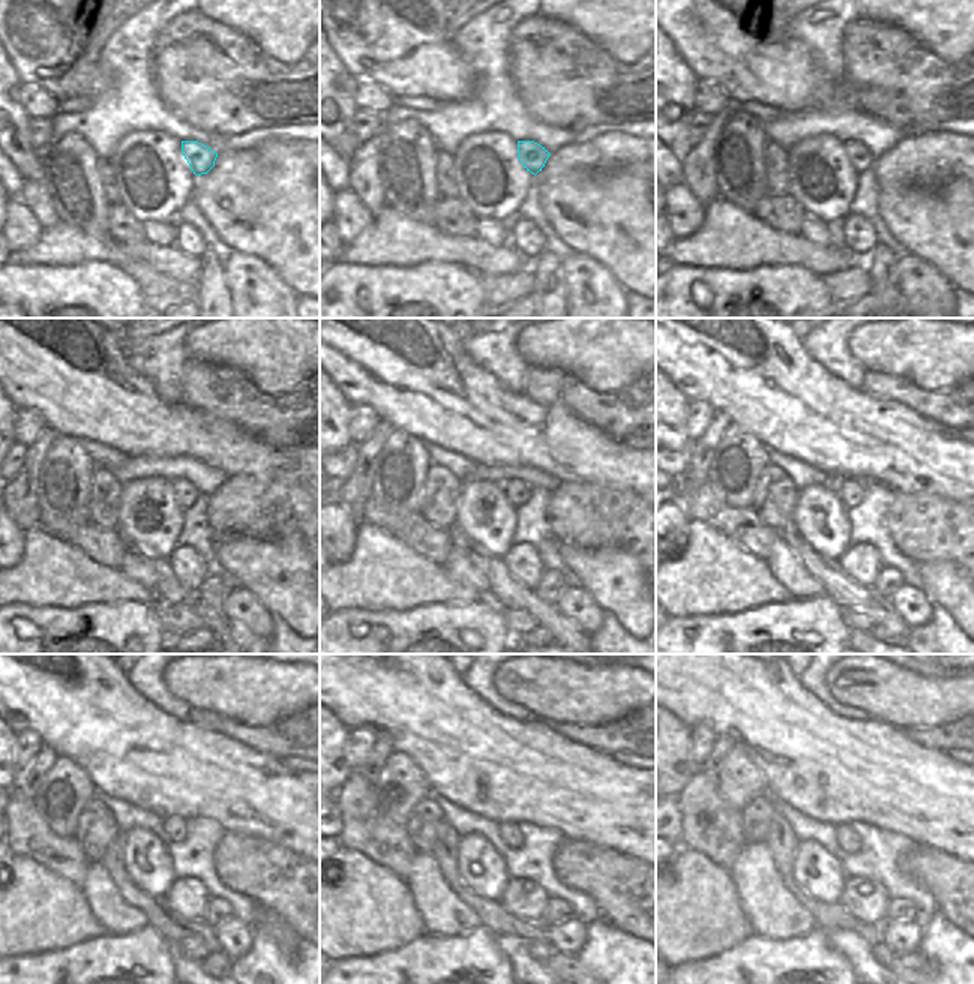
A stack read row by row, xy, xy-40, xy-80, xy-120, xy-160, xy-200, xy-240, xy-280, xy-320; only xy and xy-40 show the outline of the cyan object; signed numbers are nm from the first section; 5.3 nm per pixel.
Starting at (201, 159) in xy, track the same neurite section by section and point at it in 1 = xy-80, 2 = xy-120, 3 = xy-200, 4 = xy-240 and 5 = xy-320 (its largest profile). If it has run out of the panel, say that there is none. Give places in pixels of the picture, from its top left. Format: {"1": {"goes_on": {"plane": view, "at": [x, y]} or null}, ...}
{"1": {"goes_on": {"plane": "xy-80", "at": [856, 152]}}, "2": {"goes_on": {"plane": "xy-120", "at": [185, 494]}}, "3": {"goes_on": {"plane": "xy-200", "at": [850, 491]}}, "4": {"goes_on": {"plane": "xy-240", "at": [174, 827]}}, "5": {"goes_on": {"plane": "xy-320", "at": [847, 839]}}}

